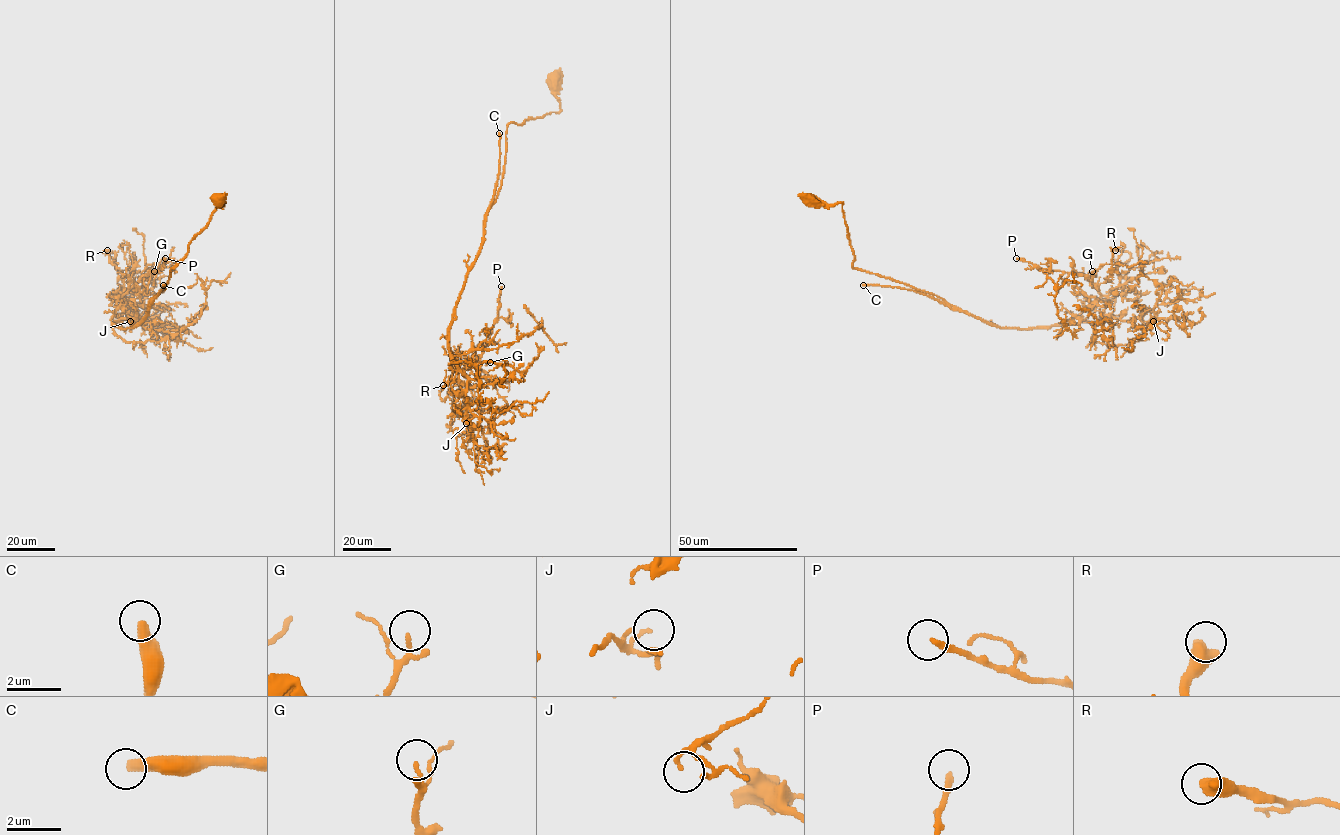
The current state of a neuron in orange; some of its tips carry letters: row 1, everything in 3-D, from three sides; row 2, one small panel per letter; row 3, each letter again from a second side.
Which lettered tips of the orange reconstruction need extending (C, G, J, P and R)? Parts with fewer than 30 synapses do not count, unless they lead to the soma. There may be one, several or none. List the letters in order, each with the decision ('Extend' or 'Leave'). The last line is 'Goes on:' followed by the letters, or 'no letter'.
C: Extend
G: Extend
J: Leave
P: Leave
R: Leave
Goes on: C, G

